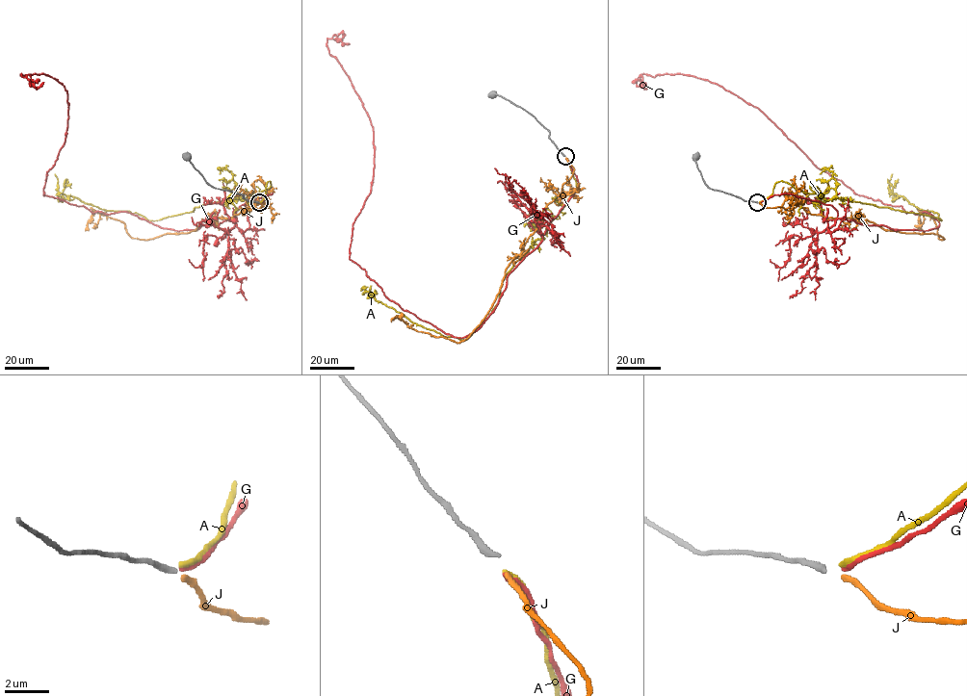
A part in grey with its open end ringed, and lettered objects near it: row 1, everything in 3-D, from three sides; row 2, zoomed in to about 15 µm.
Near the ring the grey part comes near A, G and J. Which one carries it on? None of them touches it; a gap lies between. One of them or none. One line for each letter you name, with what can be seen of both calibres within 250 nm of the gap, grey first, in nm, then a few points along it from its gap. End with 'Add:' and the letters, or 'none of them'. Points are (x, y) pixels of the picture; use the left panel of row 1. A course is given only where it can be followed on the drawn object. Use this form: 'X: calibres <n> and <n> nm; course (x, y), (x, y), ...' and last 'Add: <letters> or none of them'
J: calibres 280 and 240 nm; course (260, 203), (268, 208), (255, 204), (188, 233), (132, 239), (123, 222), (96, 212), (86, 230)
Add: J

